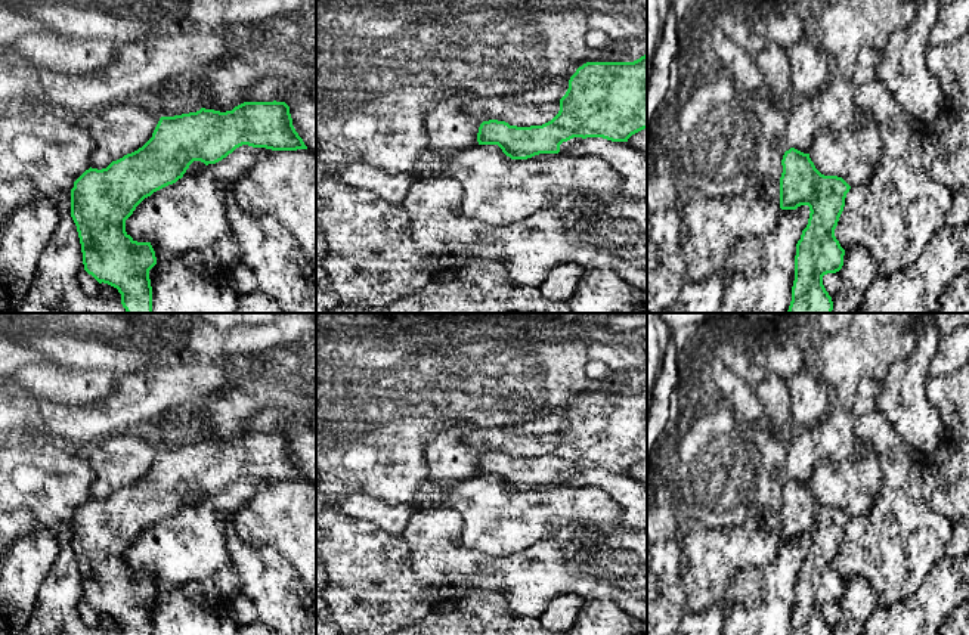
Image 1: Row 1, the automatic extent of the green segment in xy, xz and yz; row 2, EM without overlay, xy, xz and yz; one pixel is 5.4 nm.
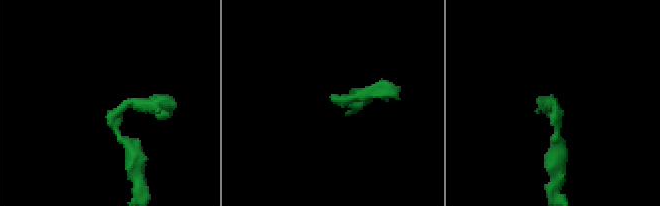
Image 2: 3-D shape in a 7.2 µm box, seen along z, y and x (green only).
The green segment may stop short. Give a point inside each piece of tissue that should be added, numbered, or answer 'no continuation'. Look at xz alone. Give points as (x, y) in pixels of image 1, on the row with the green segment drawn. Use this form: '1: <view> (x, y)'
no continuation

